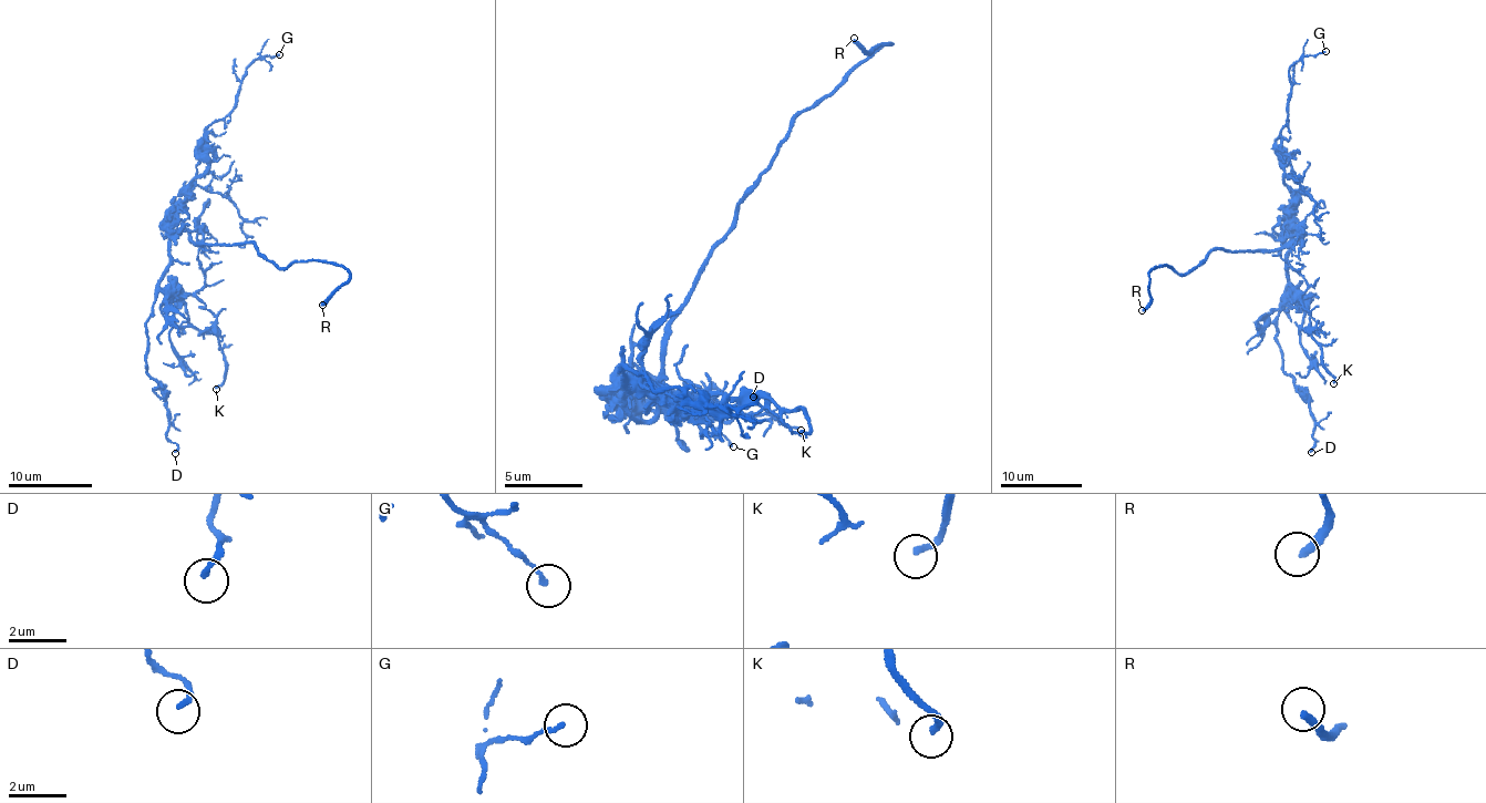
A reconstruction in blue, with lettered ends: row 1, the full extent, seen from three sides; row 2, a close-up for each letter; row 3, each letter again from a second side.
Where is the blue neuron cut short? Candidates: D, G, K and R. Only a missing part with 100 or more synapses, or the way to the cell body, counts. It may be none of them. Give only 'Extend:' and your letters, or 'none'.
Extend: R

